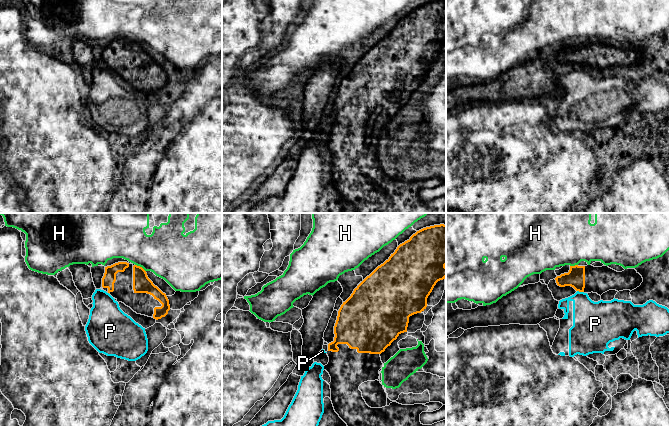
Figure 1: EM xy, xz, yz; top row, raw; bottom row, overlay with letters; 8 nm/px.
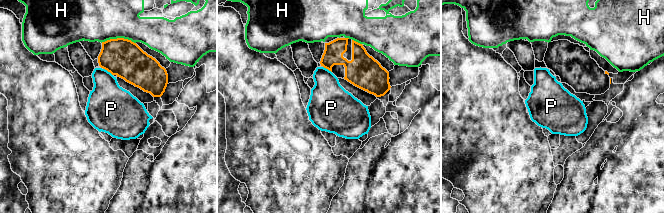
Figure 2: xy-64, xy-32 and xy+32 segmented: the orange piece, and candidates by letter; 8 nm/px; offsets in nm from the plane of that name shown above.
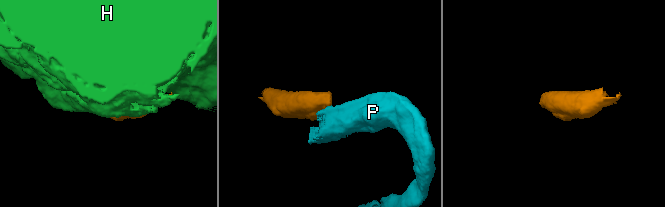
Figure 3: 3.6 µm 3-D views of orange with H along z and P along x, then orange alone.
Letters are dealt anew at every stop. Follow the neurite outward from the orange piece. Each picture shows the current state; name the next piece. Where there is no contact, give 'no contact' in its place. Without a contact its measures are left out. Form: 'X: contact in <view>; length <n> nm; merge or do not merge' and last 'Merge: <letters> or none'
H: contact in xy; length 110 nm; do not merge
P: contact in yz; length 60 nm; do not merge
Merge: none

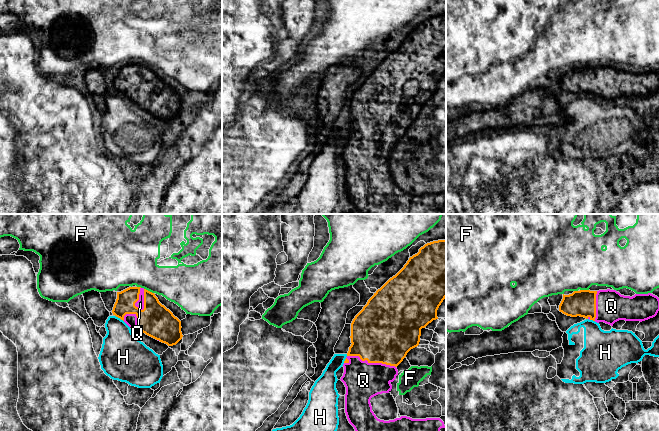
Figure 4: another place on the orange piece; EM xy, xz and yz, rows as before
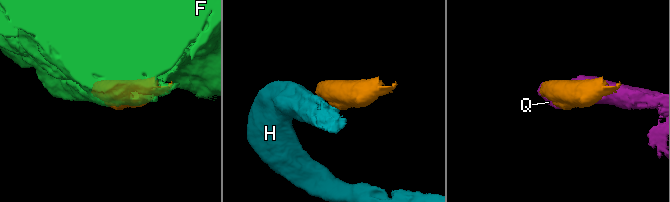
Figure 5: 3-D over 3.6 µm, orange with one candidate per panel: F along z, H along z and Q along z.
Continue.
F: contact in xy; length 90 nm; do not merge
H: contact in xy; length 90 nm; do not merge
Q: contact in xz; length 420 nm; merge
Merge: Q

